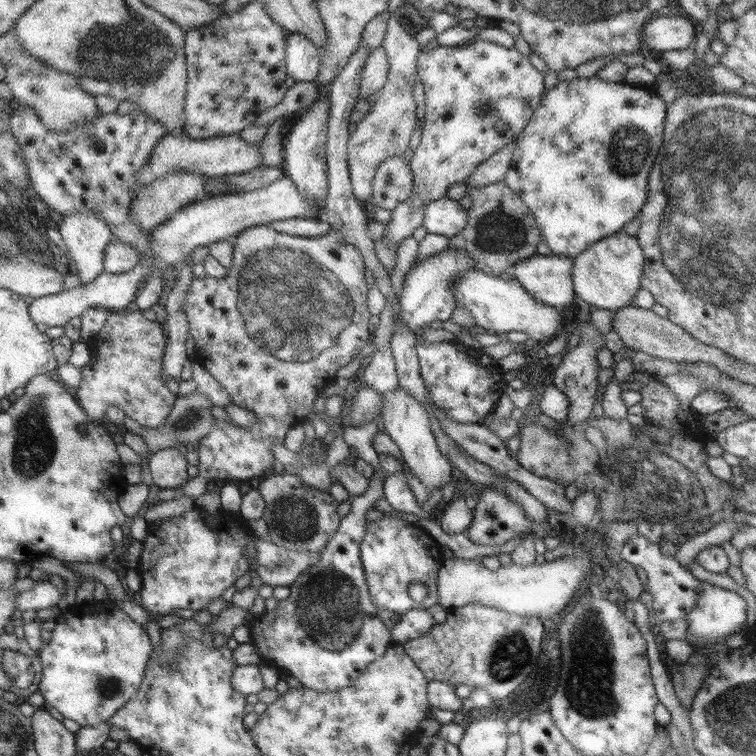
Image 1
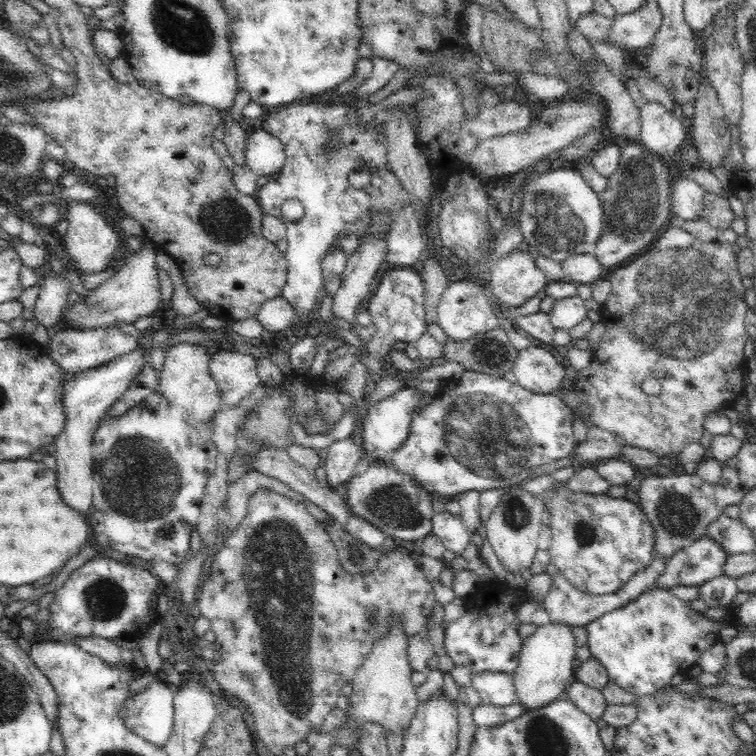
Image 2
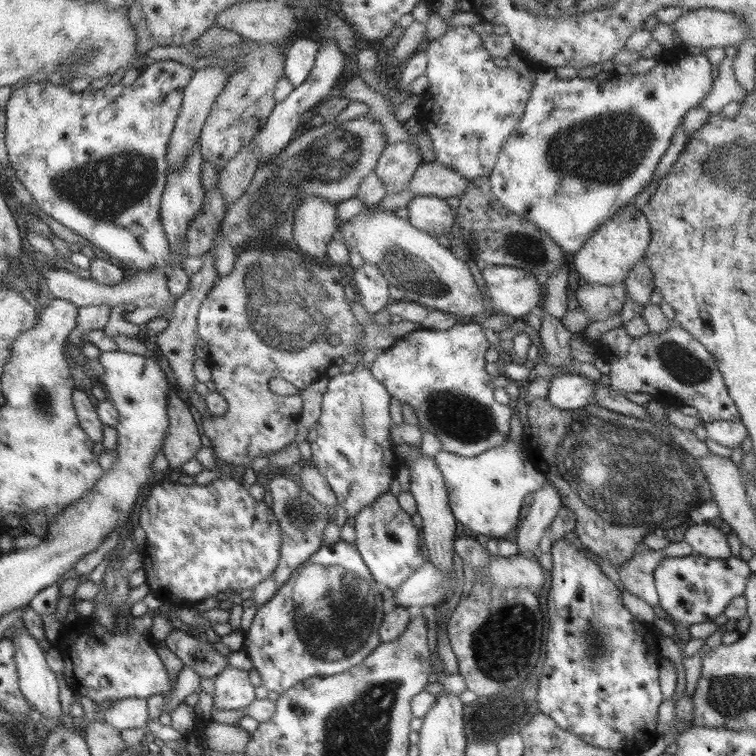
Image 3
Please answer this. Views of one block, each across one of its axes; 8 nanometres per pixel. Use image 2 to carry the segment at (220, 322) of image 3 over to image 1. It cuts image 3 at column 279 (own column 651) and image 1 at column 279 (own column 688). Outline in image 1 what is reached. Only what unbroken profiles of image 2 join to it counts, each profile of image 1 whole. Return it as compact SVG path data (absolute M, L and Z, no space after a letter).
M255 225L243 229L232 239L232 243L232 265L228 269L225 277L221 279L193 277L191 286L189 286L189 292L187 296L185 296L185 302L183 302L181 309L185 311L185 319L187 319L187 325L189 325L188 334L193 338L193 342L195 343L195 353L191 360L199 363L203 369L209 372L209 375L215 378L232 396L233 404L250 410L251 414L257 419L257 423L245 429L239 428L239 426L233 427L222 420L213 420L213 429L209 430L209 433L205 434L205 437L201 437L201 441L197 442L197 445L194 447L198 454L197 476L188 479L188 481L179 488L158 488L155 505L160 504L160 502L167 502L167 500L181 498L181 496L194 500L205 492L204 487L209 481L214 481L219 484L224 481L238 483L241 480L255 478L255 476L259 476L259 474L265 472L267 468L272 468L274 458L270 453L270 446L272 444L283 443L287 430L306 420L306 416L312 412L311 407L315 398L320 396L321 391L329 383L334 381L336 372L341 367L354 359L356 355L361 354L361 349L371 338L372 329L369 325L370 314L366 306L368 285L365 283L365 276L363 275L363 272L365 272L364 262L359 249L356 249L353 243L349 241L346 242L344 236L339 231L332 229L330 226L328 231L321 236L298 237L283 234L282 232L275 232L272 228L267 228L265 225Z

